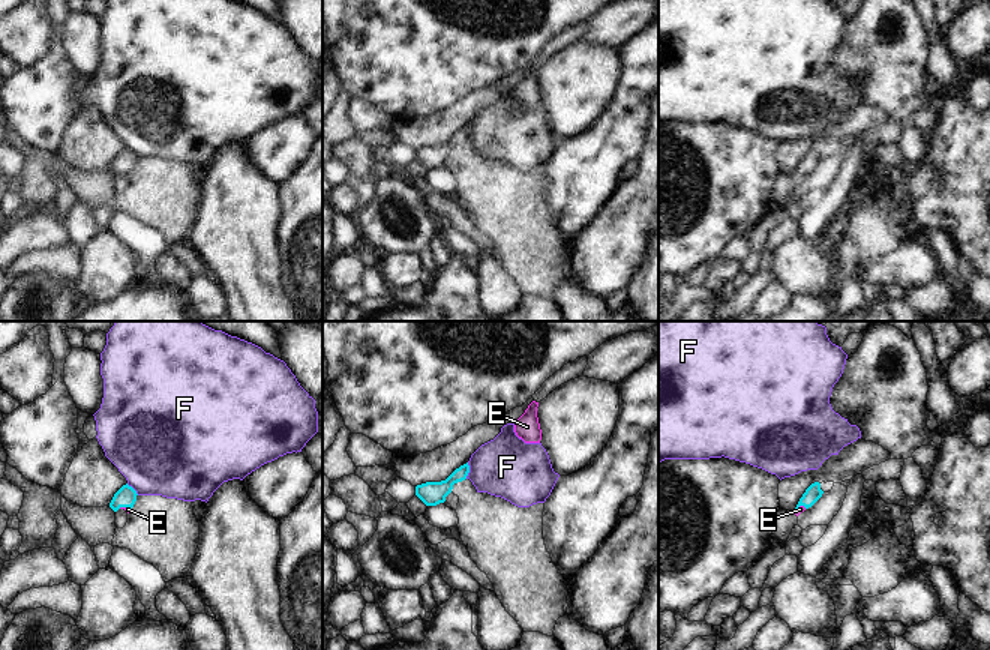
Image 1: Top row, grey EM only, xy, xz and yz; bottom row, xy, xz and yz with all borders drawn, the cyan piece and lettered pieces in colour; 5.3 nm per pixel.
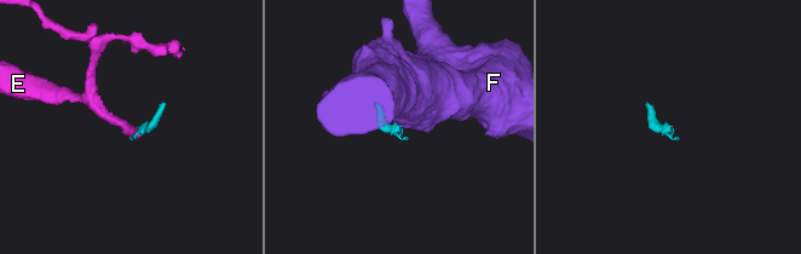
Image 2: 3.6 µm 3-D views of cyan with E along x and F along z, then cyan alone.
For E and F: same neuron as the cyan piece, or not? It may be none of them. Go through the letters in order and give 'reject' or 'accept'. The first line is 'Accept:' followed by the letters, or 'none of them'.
Accept: E
E: accept
F: reject

